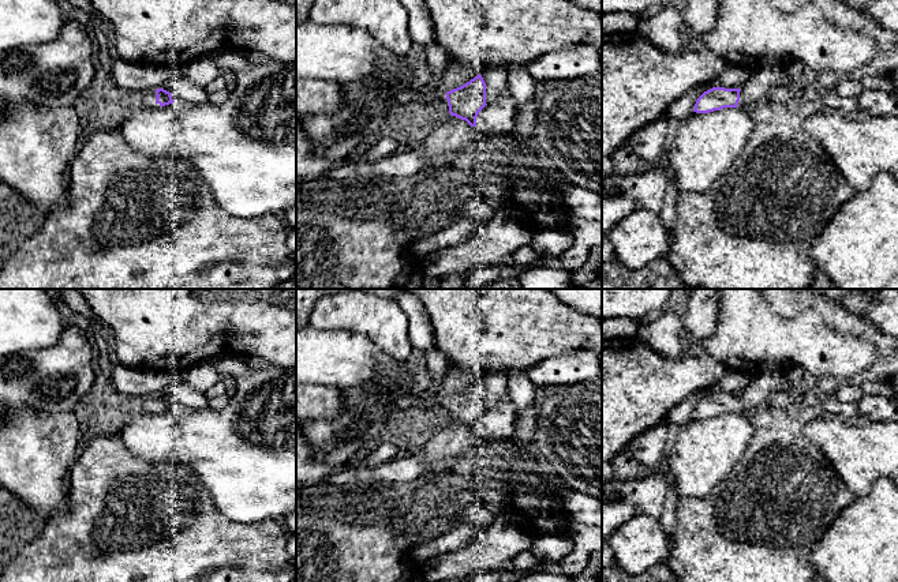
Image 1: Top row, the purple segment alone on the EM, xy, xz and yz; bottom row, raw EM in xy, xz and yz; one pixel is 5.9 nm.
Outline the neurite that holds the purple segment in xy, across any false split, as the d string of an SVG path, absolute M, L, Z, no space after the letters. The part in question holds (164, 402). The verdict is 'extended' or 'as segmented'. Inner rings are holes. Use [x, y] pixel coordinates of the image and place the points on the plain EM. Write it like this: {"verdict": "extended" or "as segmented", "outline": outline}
{"verdict": "extended", "outline": "M162 393L158 395L149 395L142 399L142 410L150 414L162 413L175 408L169 397Z"}

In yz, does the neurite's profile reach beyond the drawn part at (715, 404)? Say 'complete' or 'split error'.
split error

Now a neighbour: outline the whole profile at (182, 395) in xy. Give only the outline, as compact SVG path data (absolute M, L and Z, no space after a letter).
M171 375L168 386L162 391L169 397L175 408L187 410L199 410L209 408L209 398L205 393L192 390L182 378L182 375Z

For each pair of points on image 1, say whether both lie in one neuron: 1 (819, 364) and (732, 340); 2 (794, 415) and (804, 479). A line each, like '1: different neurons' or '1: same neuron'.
1: same neuron
2: same neuron

